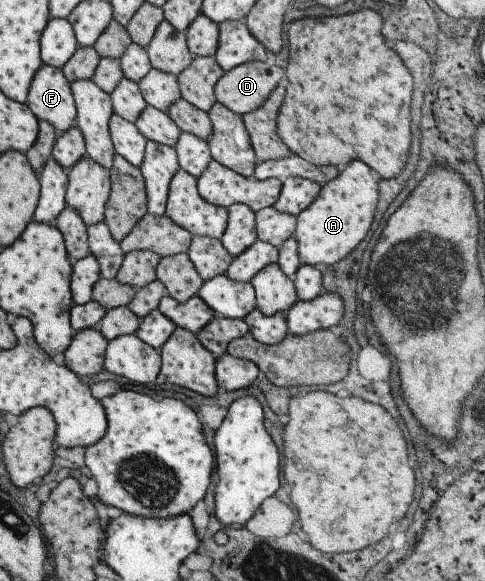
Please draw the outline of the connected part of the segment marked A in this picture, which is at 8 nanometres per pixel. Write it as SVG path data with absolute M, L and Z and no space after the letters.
M351 161L339 175L320 188L318 198L296 216L294 236L302 263L333 265L349 255L371 231L377 211L378 182L363 161Z

